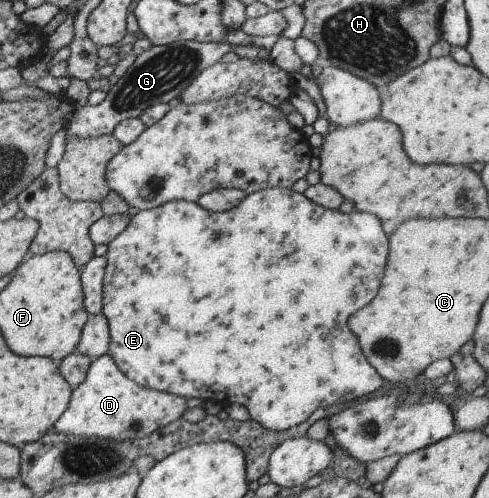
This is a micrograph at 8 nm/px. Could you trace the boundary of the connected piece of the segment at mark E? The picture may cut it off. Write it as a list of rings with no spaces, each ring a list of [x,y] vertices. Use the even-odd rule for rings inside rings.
[[[281,187],[249,193],[233,210],[209,212],[193,201],[172,200],[137,212],[130,218],[125,230],[106,244],[101,313],[107,318],[111,330],[109,354],[119,370],[123,370],[127,378],[145,388],[186,398],[199,397],[203,401],[215,400],[215,403],[222,406],[237,402],[248,410],[251,421],[258,422],[270,431],[290,429],[308,419],[315,409],[351,402],[379,390],[383,386],[383,379],[367,364],[357,346],[357,338],[353,338],[351,330],[347,328],[347,318],[365,306],[371,298],[375,298],[379,280],[383,276],[387,236],[383,234],[379,220],[373,214],[361,214],[353,210],[345,214],[337,210],[325,210],[311,202],[303,193]]]

